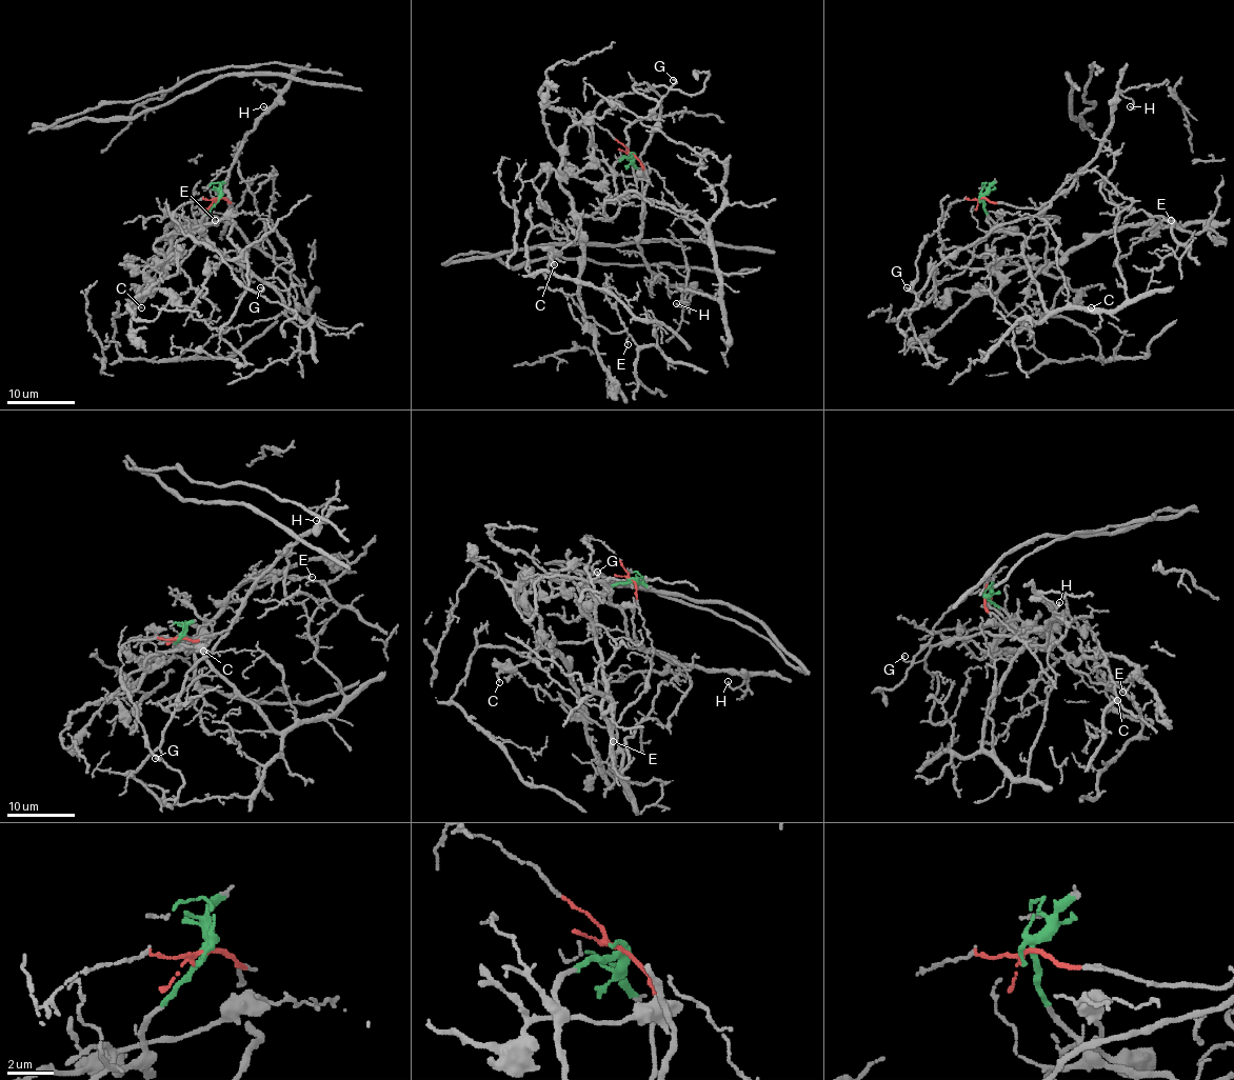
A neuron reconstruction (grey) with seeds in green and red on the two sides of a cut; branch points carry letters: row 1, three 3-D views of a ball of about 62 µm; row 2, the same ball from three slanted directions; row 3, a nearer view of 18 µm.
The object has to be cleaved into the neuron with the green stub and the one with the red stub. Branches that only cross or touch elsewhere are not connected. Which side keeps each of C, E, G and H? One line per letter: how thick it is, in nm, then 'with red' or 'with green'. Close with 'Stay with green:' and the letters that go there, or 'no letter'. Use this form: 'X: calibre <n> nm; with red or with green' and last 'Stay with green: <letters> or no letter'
C: calibre 160 nm; with green
E: calibre 110 nm; with green
G: calibre 170 nm; with red
H: calibre 160 nm; with red
Stay with green: C, E

